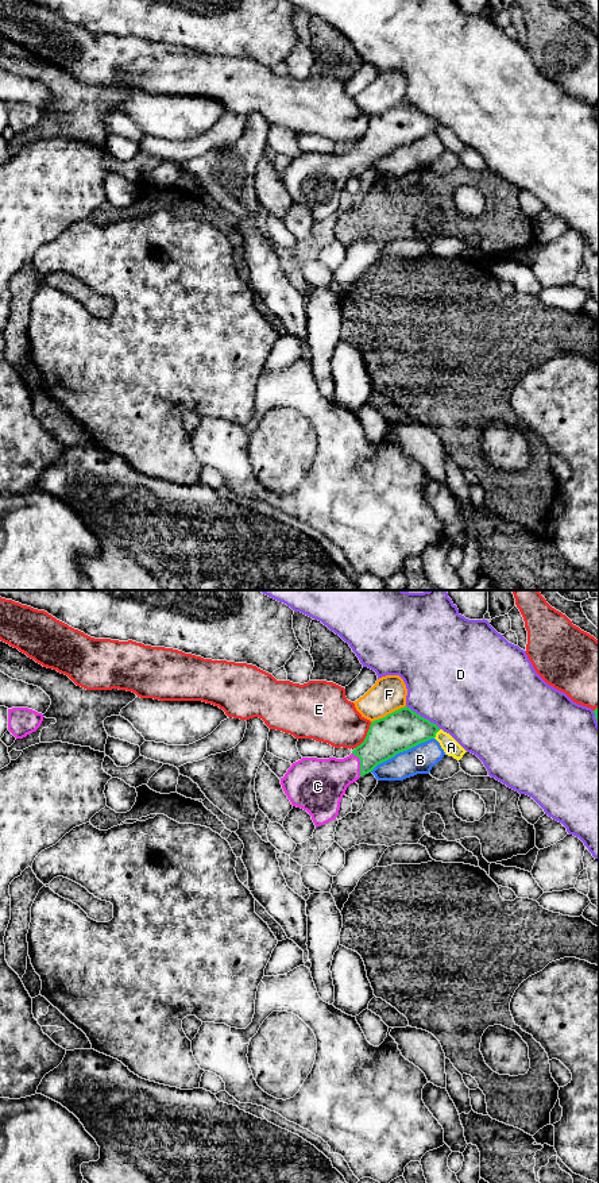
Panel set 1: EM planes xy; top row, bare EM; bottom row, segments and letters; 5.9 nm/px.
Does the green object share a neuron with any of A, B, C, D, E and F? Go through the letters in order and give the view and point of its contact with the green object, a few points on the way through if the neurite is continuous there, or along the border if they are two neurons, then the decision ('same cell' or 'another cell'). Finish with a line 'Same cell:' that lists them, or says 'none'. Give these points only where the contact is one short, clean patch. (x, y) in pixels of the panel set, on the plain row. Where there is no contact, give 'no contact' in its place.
A: xy (436, 127) | another cell
B: xy (401, 146) | another cell
C: xy (360, 160) | across xy (387, 131), (360, 160), (323, 177) | same cell
D: xy (422, 112) | another cell
E: xy (366, 131) | another cell
F: xy (387, 110) | along xy (405, 100), (371, 118) | another cell
Same cell: C

